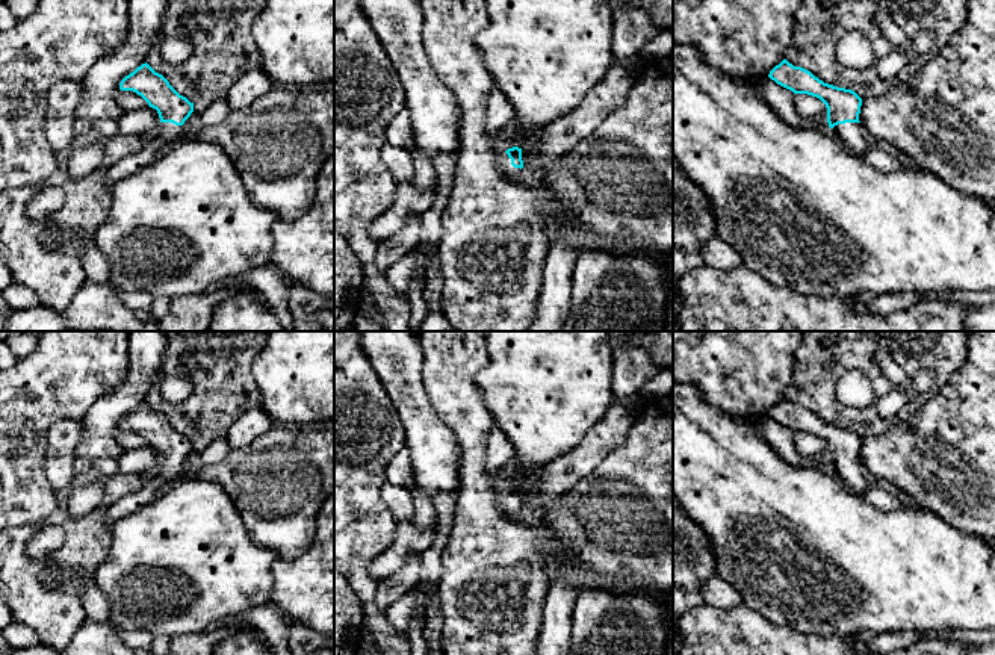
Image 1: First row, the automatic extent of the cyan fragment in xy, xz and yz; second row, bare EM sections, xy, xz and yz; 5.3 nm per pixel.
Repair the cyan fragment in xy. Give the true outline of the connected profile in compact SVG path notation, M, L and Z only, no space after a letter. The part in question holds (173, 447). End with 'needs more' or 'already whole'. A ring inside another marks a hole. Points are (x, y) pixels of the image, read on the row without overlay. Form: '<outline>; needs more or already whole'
M147 401L126 414L119 422L119 428L136 431L150 446L156 448L160 457L160 466L138 492L110 505L107 511L110 526L113 526L118 519L139 511L153 502L183 473L183 463L194 451L194 442L180 434L169 421Z; needs more

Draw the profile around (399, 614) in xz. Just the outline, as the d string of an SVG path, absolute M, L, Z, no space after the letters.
M416 585L389 607L384 619L393 625L399 634L407 637L414 614L420 611L426 616L428 599L428 591Z

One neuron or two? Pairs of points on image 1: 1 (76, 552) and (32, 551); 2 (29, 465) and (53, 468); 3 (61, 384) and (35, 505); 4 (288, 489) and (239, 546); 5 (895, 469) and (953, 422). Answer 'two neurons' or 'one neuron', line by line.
1: two neurons
2: two neurons
3: one neuron
4: two neurons
5: one neuron

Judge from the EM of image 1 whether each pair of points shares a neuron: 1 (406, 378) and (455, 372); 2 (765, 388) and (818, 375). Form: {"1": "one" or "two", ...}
{"1": "two", "2": "two"}

